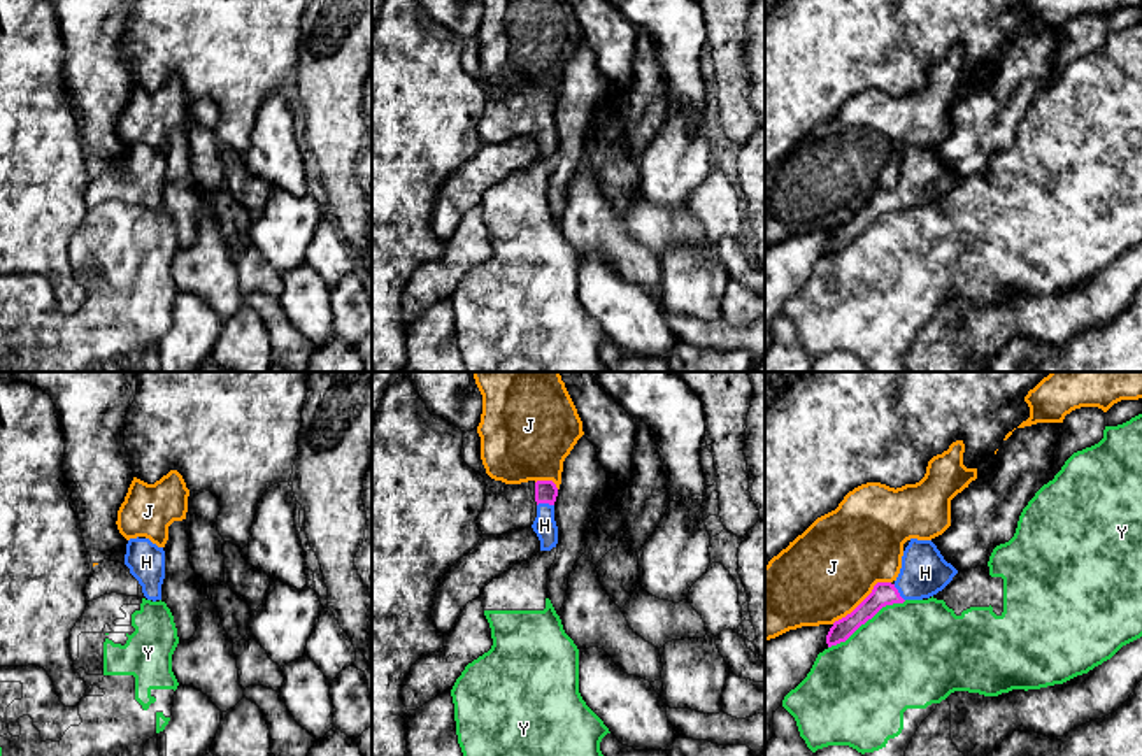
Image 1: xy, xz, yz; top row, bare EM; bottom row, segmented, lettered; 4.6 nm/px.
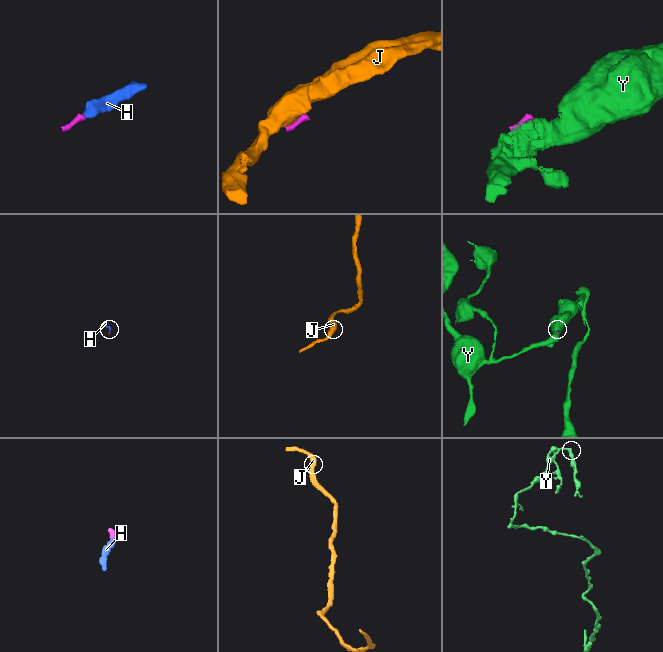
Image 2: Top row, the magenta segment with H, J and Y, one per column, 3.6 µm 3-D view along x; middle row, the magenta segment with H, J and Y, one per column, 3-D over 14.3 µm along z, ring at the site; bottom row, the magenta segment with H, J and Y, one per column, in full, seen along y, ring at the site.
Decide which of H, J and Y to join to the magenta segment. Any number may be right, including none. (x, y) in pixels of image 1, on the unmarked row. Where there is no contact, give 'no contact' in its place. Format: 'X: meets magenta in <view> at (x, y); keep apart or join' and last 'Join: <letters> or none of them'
H: meets magenta in xz at (544, 109); join
J: meets magenta in yz at (863, 207); keep apart
Y: meets magenta in yz at (867, 227); keep apart
Join: H

